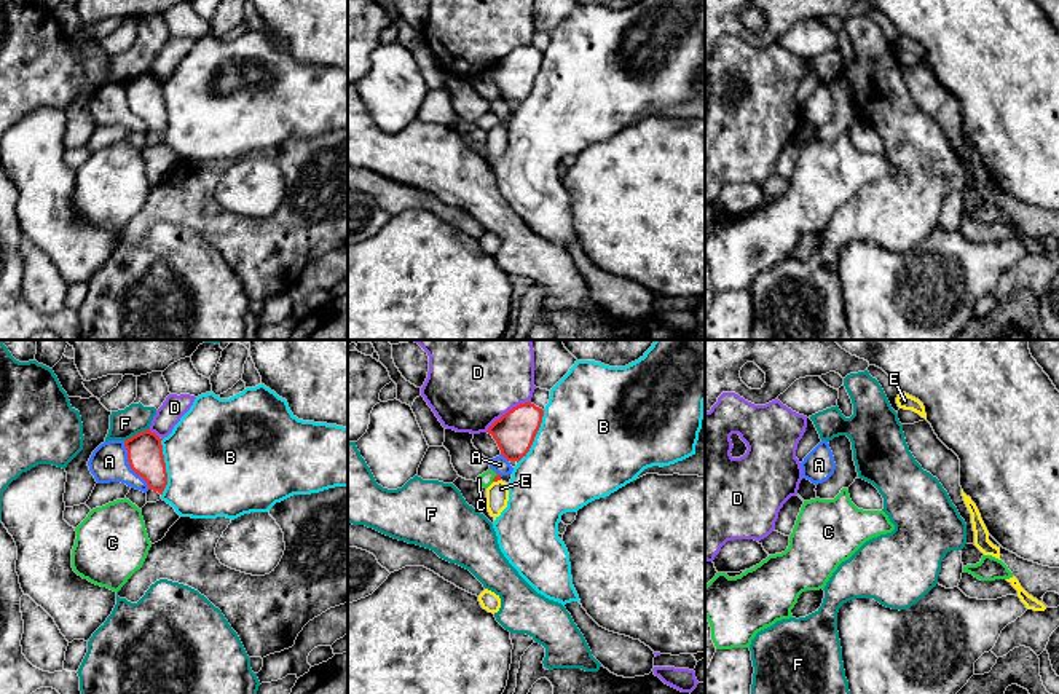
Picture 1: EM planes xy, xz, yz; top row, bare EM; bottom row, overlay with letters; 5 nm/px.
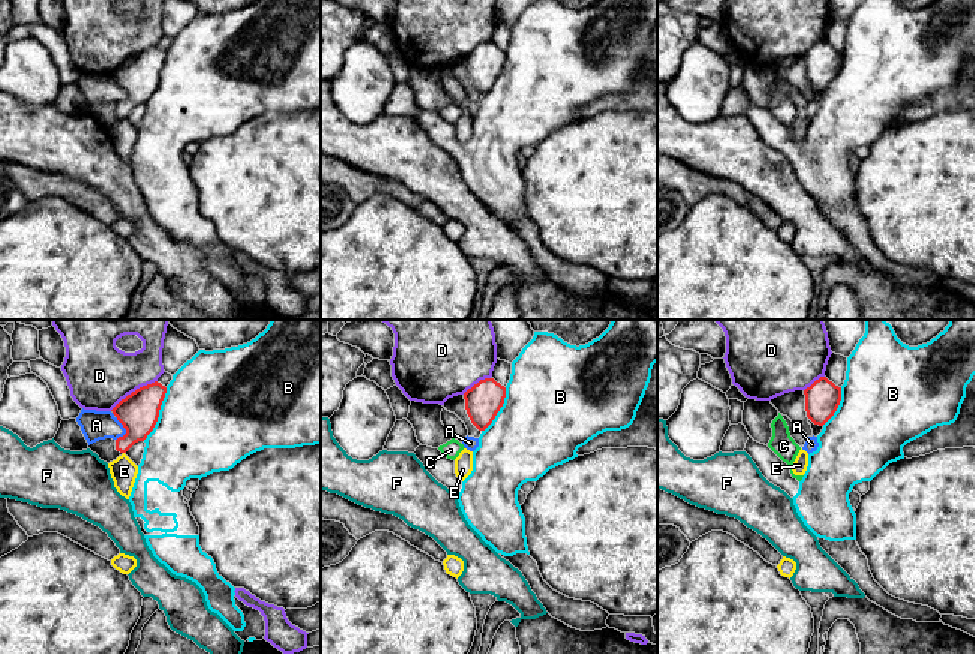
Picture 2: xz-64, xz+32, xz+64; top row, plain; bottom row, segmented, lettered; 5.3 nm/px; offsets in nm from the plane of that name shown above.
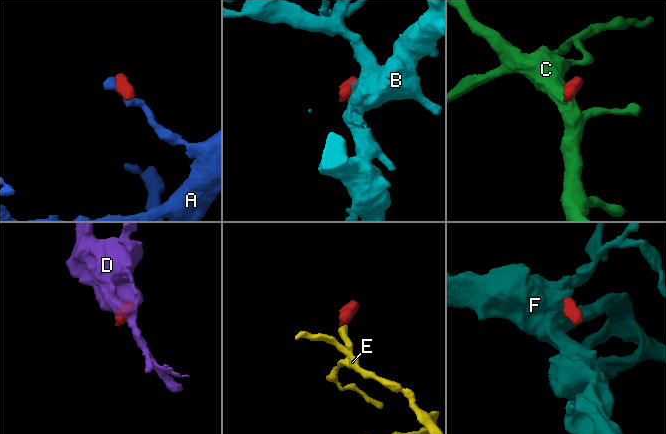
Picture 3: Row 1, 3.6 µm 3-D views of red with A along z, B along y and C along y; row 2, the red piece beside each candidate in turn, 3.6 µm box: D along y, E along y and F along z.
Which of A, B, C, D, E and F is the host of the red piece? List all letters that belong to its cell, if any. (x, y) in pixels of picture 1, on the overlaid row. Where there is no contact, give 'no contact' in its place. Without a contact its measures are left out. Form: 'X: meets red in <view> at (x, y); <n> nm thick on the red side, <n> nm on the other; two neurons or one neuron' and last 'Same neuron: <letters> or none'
A: meets red in xy at (129, 465); 180 nm thick on the red side, 190 nm on the other; two neurons
B: meets red in xy at (165, 468); 180 nm thick on the red side, 480 nm on the other; two neurons
C: meets red in xz at (495, 477); 30 nm thick on the red side, 70 nm on the other; one neuron
D: meets red in xz at (509, 410); 200 nm thick on the red side, 500 nm on the other; two neurons
E: meets red in xz at (496, 481); 30 nm thick on the red side, 110 nm on the other; two neurons
F: meets red in xy at (136, 434); 180 nm thick on the red side, 140 nm on the other; two neurons
Same neuron: C

